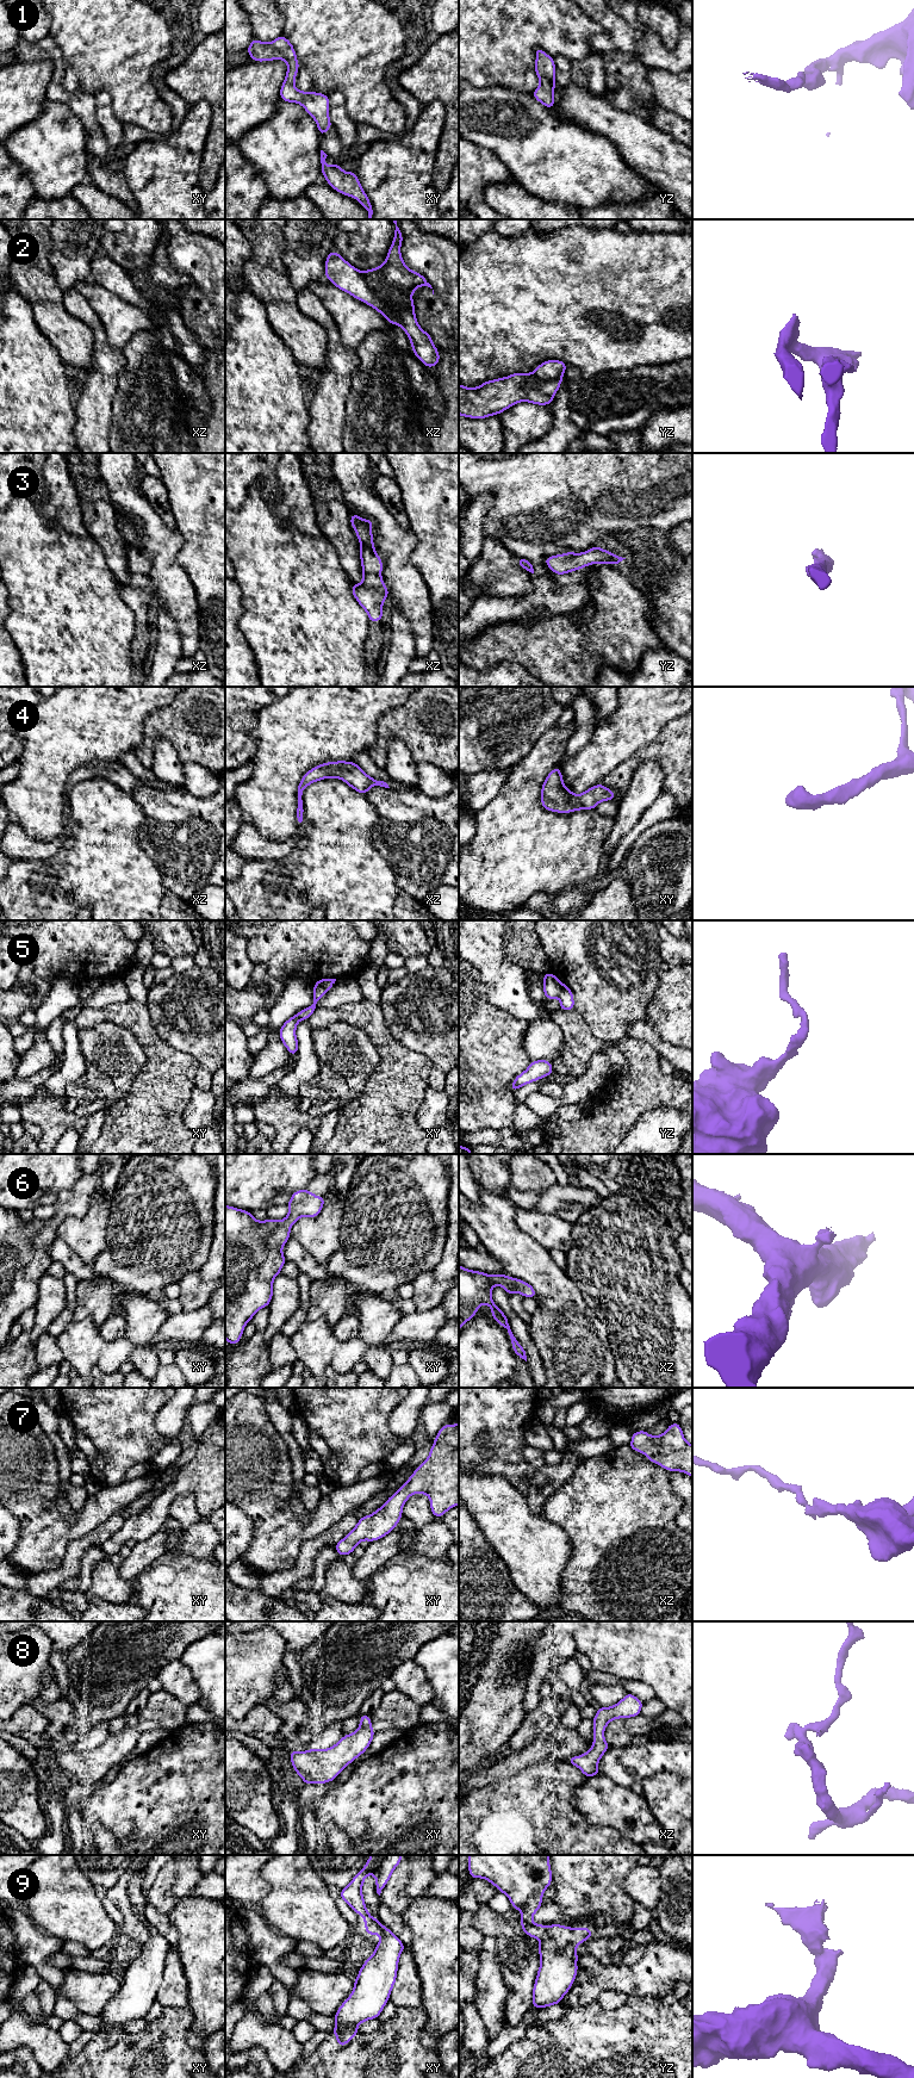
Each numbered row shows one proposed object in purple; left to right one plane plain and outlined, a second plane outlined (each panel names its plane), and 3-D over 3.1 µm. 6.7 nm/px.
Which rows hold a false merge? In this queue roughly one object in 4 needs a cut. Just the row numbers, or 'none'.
2, 9

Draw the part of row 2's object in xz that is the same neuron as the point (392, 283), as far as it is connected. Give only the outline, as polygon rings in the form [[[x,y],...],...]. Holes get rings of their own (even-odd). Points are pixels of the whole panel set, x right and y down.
[[[391,219],[394,224],[394,238],[388,248],[385,262],[375,268],[363,271],[363,278],[367,286],[374,294],[386,304],[386,310],[383,316],[390,324],[400,324],[398,315],[398,306],[406,306],[415,309],[412,293],[419,286],[431,285],[428,280],[417,272],[411,271],[403,261],[400,254],[400,246],[403,243],[403,235],[399,228],[398,219]]]

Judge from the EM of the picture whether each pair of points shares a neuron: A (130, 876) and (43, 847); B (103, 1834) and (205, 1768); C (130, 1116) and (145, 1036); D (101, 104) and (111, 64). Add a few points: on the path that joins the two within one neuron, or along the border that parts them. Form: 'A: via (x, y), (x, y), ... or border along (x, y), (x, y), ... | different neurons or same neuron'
A: border along (68, 827), (68, 835), (54, 855), (30, 861) | different neurons
B: border along (98, 1821), (120, 1842) | different neurons
C: via (150, 1096), (153, 1093), (153, 1056) | same neuron
D: border along (95, 94), (106, 92), (110, 95), (116, 118) | different neurons

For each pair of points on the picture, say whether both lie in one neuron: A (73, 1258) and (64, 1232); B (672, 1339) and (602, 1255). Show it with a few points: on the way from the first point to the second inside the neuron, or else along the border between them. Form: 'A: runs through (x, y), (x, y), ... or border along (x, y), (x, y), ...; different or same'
A: border along (57, 1236), (88, 1265); different
B: runs through (652, 1319), (633, 1286), (622, 1276); same

